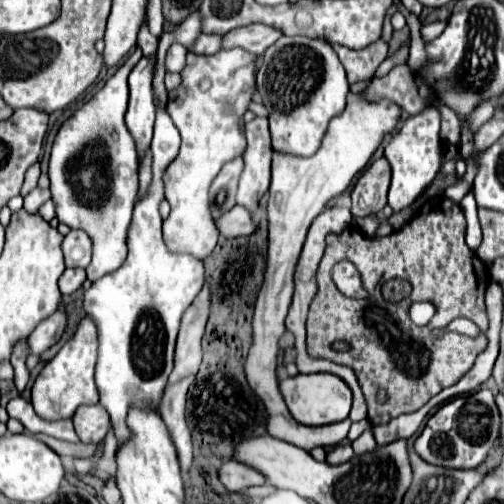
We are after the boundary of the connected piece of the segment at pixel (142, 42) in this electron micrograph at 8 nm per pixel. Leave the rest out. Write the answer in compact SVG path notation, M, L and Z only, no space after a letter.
M143 25L141 27L141 31L139 31L139 39L137 39L137 45L141 47L141 51L143 51L143 55L155 55L155 51L157 51L157 37L153 37L149 31L147 31L147 25Z

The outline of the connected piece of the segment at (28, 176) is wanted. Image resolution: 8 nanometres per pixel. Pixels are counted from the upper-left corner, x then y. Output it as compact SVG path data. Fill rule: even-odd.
M35 163L35 165L31 165L29 169L27 169L27 173L25 173L25 183L23 183L23 187L21 187L21 195L25 197L31 189L35 189L37 187L37 179L39 179L39 163Z

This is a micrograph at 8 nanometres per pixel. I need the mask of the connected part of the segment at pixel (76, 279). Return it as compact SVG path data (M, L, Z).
M65 269L65 273L59 277L59 289L63 295L75 293L85 281L85 269Z

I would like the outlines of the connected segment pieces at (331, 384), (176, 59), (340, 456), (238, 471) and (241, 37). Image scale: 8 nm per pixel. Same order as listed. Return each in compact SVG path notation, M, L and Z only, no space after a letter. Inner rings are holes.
M313 373L313 375L295 375L281 381L281 393L285 397L285 403L299 423L307 425L329 425L339 423L349 415L351 409L351 389L331 373Z
M173 43L167 51L167 71L181 71L185 67L185 55L187 55L187 49L181 45L181 43Z
M337 445L337 447L333 447L333 451L327 453L327 461L333 463L333 465L337 465L337 463L347 463L353 455L355 455L355 453L353 453L351 445Z
M225 461L219 469L219 481L229 489L229 491L239 491L245 487L253 485L265 485L265 477L257 473L255 469L237 463L237 461Z
M253 23L241 29L233 29L225 35L223 47L243 47L245 51L251 51L255 55L263 55L267 47L271 47L277 39L281 37L281 31L261 25L261 23Z

